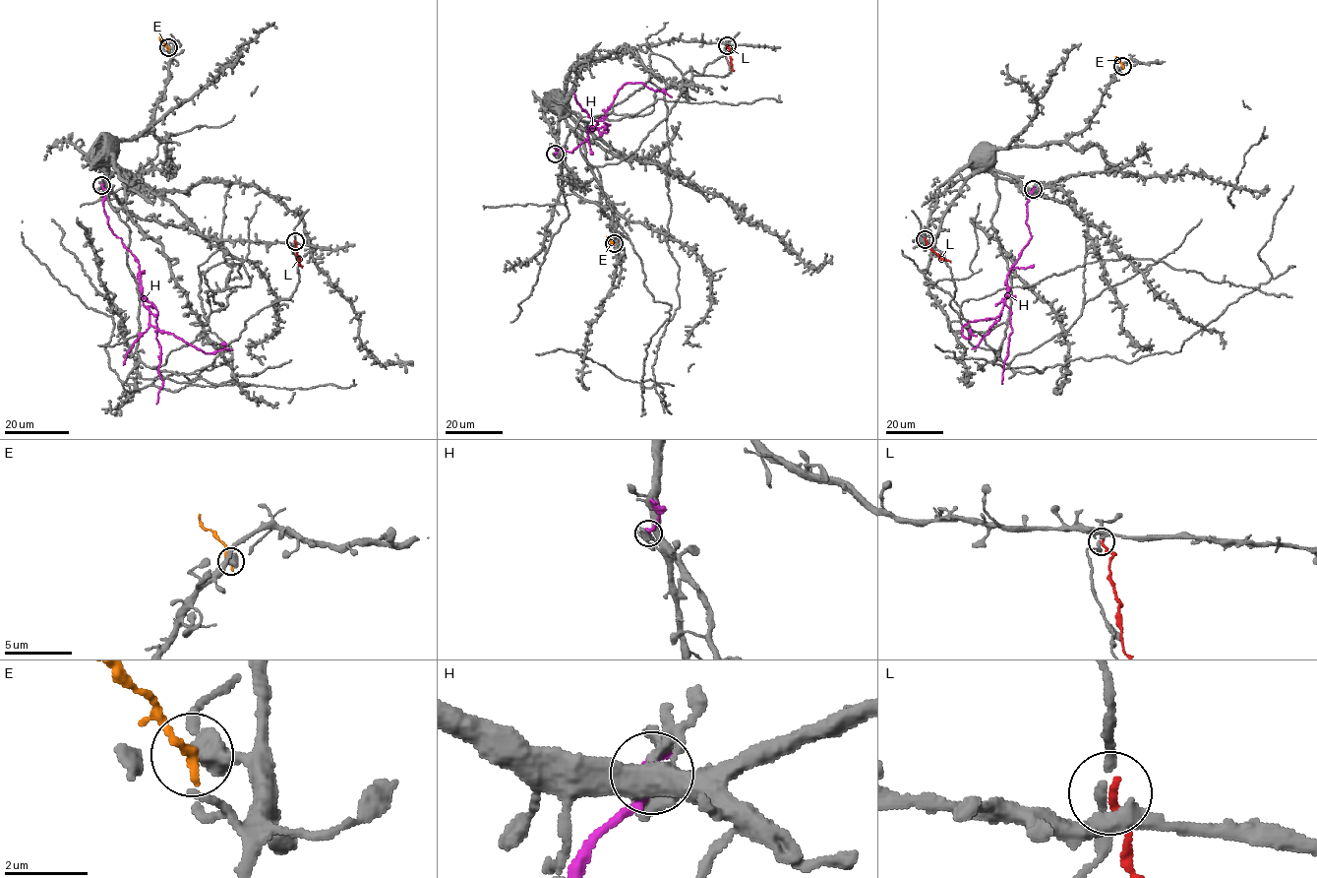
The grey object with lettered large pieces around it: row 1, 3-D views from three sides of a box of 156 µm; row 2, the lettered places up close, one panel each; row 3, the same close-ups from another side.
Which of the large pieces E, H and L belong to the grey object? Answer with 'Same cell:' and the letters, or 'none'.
Same cell: none

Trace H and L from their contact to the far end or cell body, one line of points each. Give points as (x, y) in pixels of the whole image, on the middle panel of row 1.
H: (555, 155), (556, 147), (572, 152), (587, 139), (590, 127), (603, 120), (628, 83), (641, 83), (671, 97)
L: (727, 46), (733, 71)

